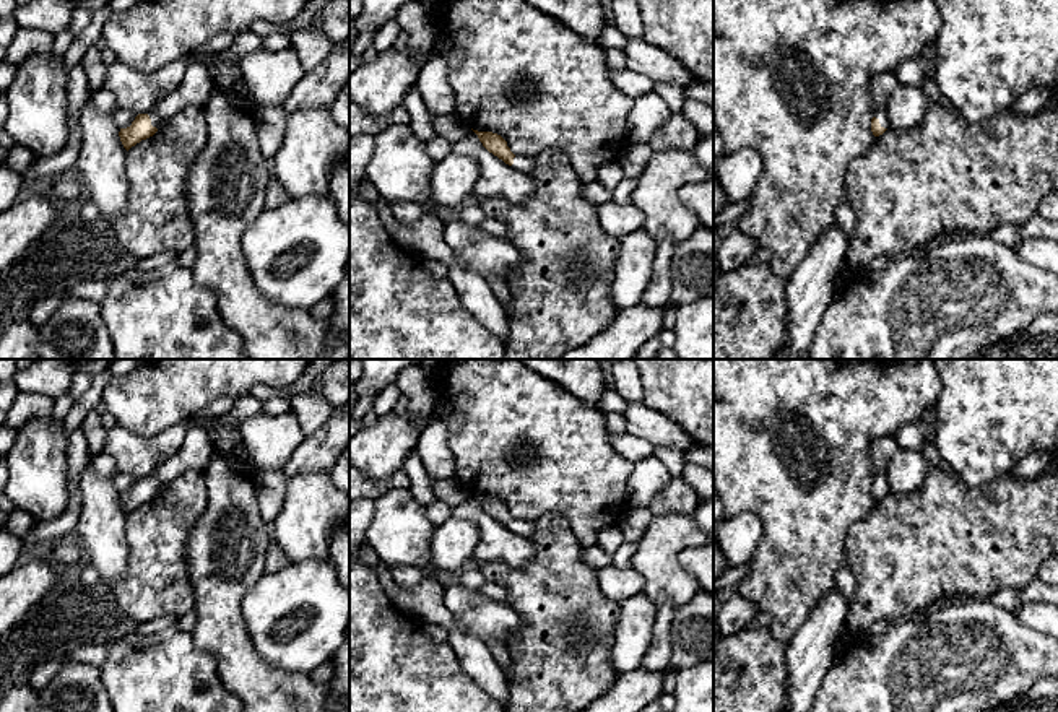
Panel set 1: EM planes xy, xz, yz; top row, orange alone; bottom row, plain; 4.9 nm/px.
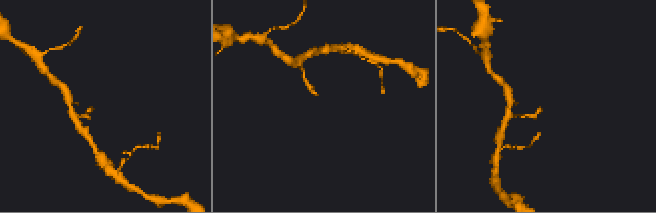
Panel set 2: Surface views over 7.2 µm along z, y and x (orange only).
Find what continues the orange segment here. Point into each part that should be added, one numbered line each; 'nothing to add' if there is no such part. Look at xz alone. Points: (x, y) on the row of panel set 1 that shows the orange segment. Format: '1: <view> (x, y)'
1: xz (520, 163)

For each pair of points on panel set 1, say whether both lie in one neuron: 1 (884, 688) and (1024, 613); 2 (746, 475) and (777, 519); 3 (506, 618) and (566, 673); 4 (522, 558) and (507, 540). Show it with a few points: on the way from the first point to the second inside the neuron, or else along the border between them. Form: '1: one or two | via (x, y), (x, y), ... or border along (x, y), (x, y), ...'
1: two | border along (1014, 615), (1040, 634)
2: one | via (758, 486), (777, 507)
3: two | border along (501, 600), (522, 623), (506, 642)
4: one | via (517, 553), (509, 545)

